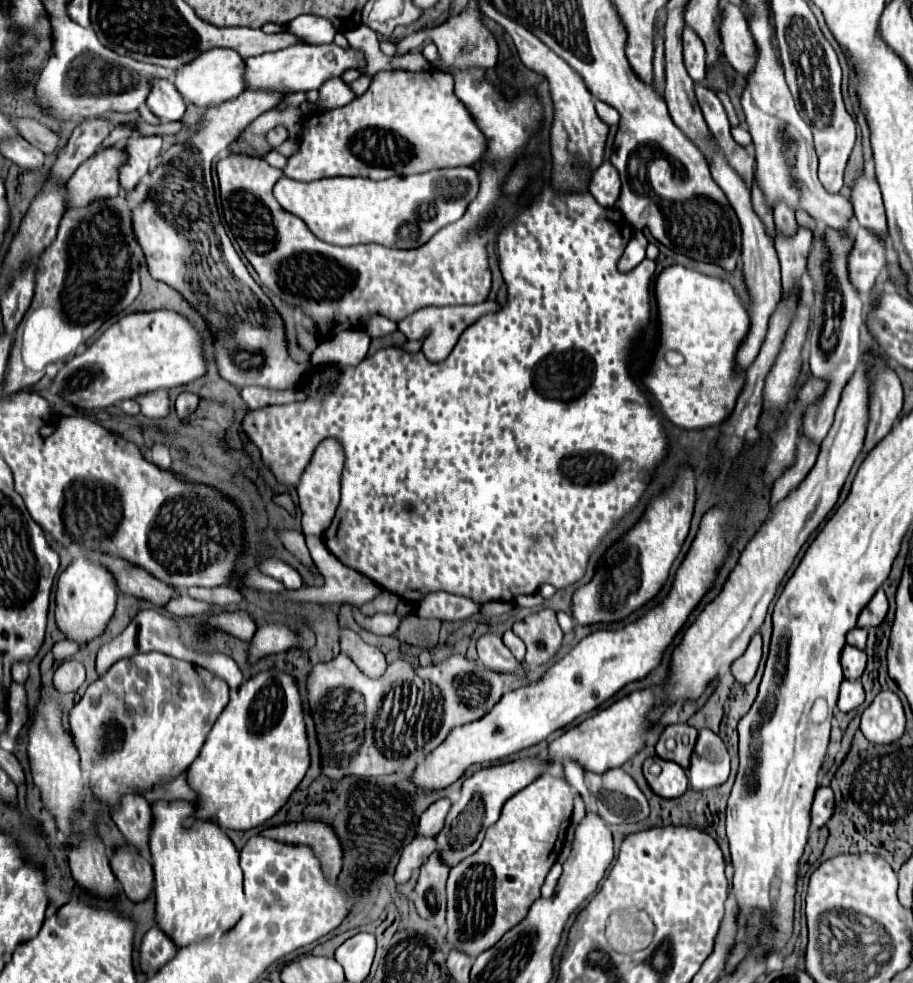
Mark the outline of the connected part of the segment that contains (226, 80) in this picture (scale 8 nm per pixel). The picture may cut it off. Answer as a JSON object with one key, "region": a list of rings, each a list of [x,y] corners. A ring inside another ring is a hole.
{"region":[[[211,48],[201,52],[197,58],[187,62],[175,74],[177,92],[191,104],[199,108],[215,106],[219,102],[227,102],[233,96],[239,96],[245,90],[243,84],[243,58],[229,48]]]}

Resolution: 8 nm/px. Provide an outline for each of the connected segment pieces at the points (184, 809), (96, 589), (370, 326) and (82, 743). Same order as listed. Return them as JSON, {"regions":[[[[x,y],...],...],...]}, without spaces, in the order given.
{"regions":[[[[159,802],[153,806],[155,824],[151,830],[151,858],[155,870],[155,896],[157,926],[173,940],[177,948],[185,948],[191,942],[199,942],[215,932],[229,932],[241,918],[241,906],[237,900],[243,900],[243,874],[239,866],[239,852],[227,834],[213,822],[199,822],[191,828],[183,828],[183,820],[193,816],[193,802]]],[[[85,556],[75,558],[61,572],[57,582],[57,592],[55,592],[55,622],[57,622],[57,628],[63,632],[65,640],[85,646],[93,638],[101,636],[109,618],[115,612],[117,596],[119,594],[115,590],[111,572],[107,572],[101,564],[95,564]]],[[[373,316],[369,318],[365,324],[363,324],[365,332],[371,336],[371,338],[381,338],[381,336],[387,336],[397,330],[397,323],[391,322],[389,318],[381,318],[381,316]]],[[[159,652],[117,660],[103,676],[89,684],[83,698],[69,710],[69,734],[79,752],[81,772],[89,776],[91,794],[113,812],[123,794],[145,794],[183,774],[197,758],[213,722],[229,702],[229,688],[191,662],[173,660]]]]}

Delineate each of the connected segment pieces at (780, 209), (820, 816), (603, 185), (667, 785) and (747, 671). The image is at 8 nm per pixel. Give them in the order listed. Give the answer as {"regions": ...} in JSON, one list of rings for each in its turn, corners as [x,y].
{"regions":[[[[779,204],[775,208],[775,226],[777,230],[783,234],[783,236],[795,236],[797,232],[797,222],[795,222],[795,214],[785,206],[785,204]]],[[[817,788],[813,808],[811,808],[811,826],[821,828],[835,812],[835,800],[831,788]]],[[[603,162],[599,168],[591,172],[591,180],[587,184],[587,190],[593,194],[593,198],[601,206],[613,206],[621,192],[621,182],[615,166],[611,162]]],[[[653,758],[653,762],[659,762],[663,772],[659,776],[653,776],[647,770],[647,762],[643,764],[643,772],[645,772],[645,778],[647,778],[651,790],[657,796],[663,796],[663,798],[679,798],[679,796],[683,796],[685,790],[687,790],[687,774],[685,774],[685,770],[679,764],[669,762],[669,760]]],[[[755,634],[751,638],[751,644],[749,648],[745,650],[743,656],[739,656],[733,664],[731,664],[731,674],[735,676],[735,680],[739,684],[749,684],[757,672],[757,666],[759,666],[759,660],[761,660],[761,636]]]]}

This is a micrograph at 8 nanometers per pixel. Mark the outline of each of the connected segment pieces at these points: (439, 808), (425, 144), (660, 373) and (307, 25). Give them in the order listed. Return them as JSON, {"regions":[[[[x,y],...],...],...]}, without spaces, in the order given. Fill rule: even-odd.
{"regions":[[[[445,798],[437,800],[435,804],[431,804],[431,806],[427,808],[427,812],[423,812],[421,818],[419,818],[417,836],[425,836],[425,838],[427,838],[427,836],[435,836],[435,834],[443,828],[445,816],[447,816],[449,808],[451,808],[451,802],[445,800]]],[[[433,68],[423,72],[381,70],[373,76],[369,90],[363,96],[351,100],[351,104],[327,112],[311,112],[303,118],[299,150],[287,158],[283,176],[301,182],[331,176],[365,176],[371,180],[383,180],[391,176],[421,174],[437,168],[475,166],[485,148],[485,136],[471,120],[467,108],[455,98],[453,82],[447,72]]],[[[681,264],[661,270],[655,278],[655,300],[659,320],[657,350],[649,370],[641,378],[655,396],[663,416],[679,428],[703,430],[721,424],[735,406],[735,396],[743,388],[743,376],[735,372],[735,352],[749,332],[749,314],[727,280],[705,276]],[[677,350],[685,362],[677,368],[665,362],[665,352]]],[[[297,16],[291,24],[287,24],[287,30],[299,34],[309,44],[311,42],[313,44],[329,44],[329,42],[333,42],[333,38],[337,34],[335,26],[319,16]]]]}

